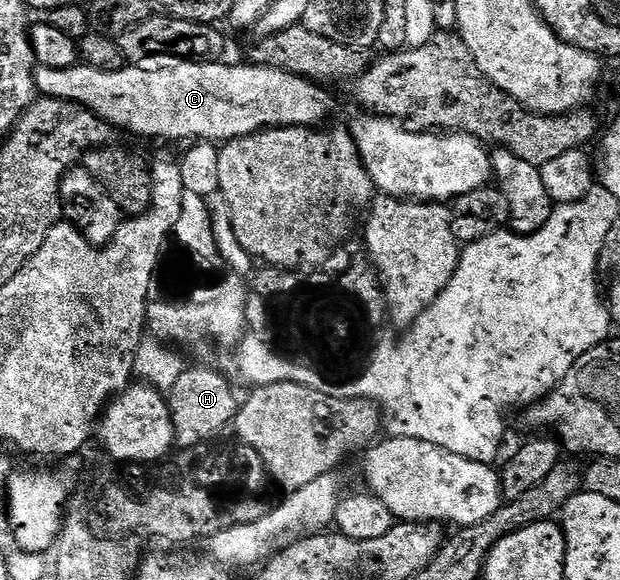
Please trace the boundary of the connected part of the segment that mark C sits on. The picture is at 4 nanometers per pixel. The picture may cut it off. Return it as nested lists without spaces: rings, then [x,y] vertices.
[[[154,55],[143,63],[127,65],[119,71],[101,71],[85,65],[75,65],[68,69],[38,67],[34,72],[34,85],[39,96],[79,103],[109,123],[111,128],[123,127],[146,139],[229,141],[272,127],[314,127],[321,124],[318,122],[330,111],[330,95],[322,88],[325,86],[317,82],[271,67],[255,67],[245,62],[233,67],[226,62],[204,63],[180,59],[177,55]]]

